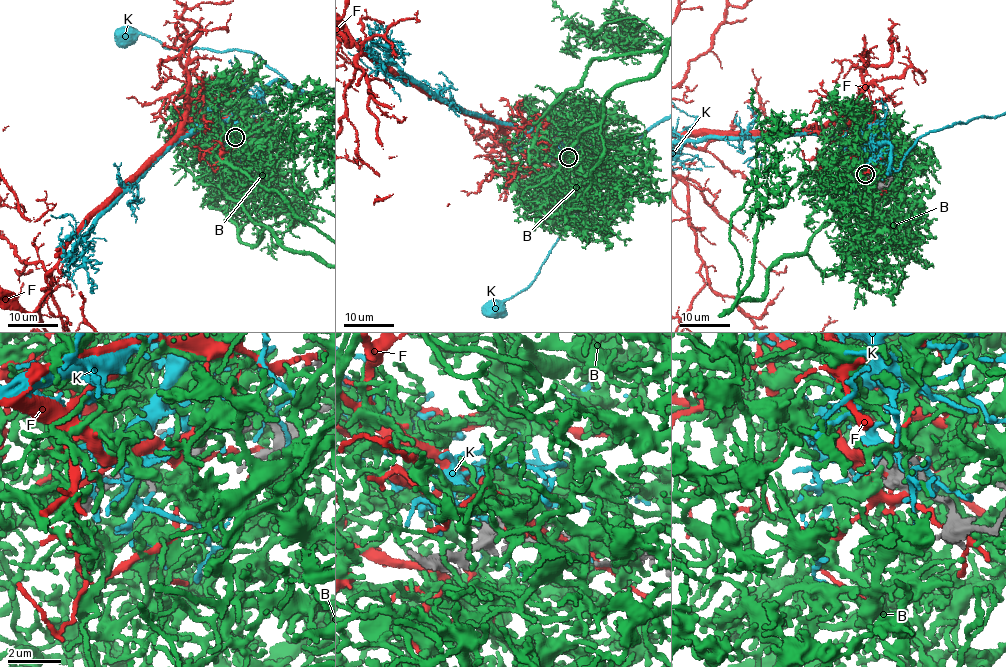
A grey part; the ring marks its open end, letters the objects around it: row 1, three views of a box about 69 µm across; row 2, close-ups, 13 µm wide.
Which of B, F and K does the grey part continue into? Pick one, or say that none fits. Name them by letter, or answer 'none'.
B

